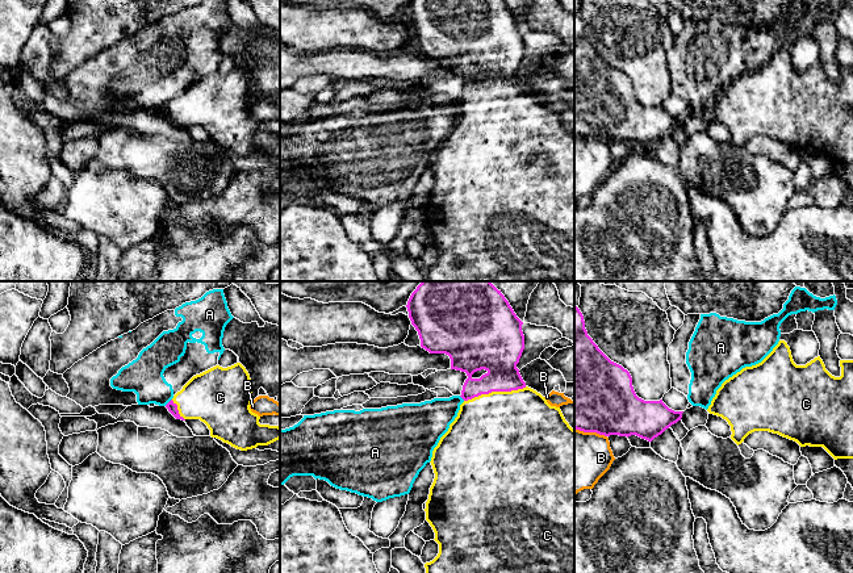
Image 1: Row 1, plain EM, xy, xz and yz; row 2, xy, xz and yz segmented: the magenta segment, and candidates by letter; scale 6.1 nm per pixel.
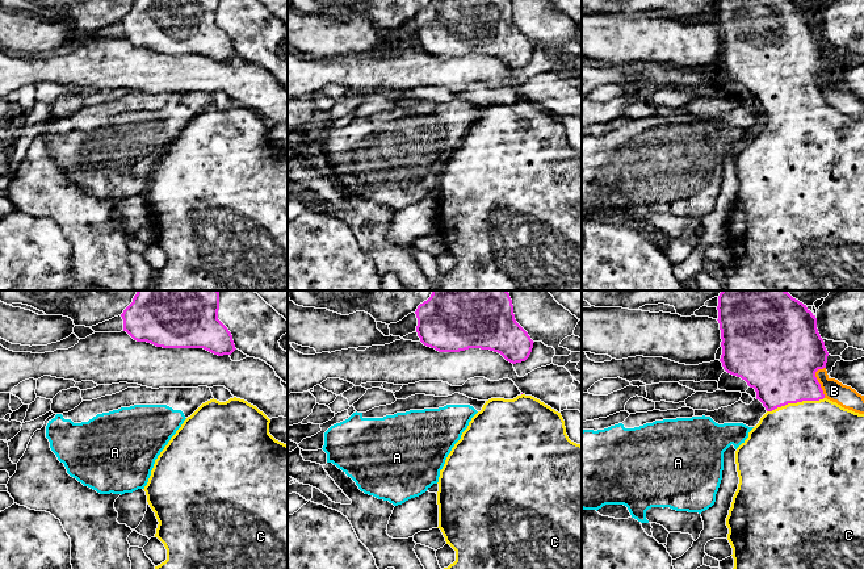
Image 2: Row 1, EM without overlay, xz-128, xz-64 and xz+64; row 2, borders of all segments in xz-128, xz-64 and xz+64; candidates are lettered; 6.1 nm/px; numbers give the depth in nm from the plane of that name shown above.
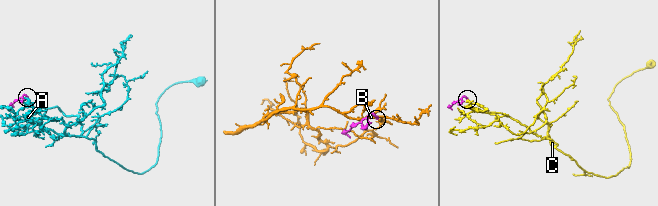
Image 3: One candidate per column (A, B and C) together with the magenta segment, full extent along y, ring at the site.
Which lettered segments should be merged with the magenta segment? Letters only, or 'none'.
C

